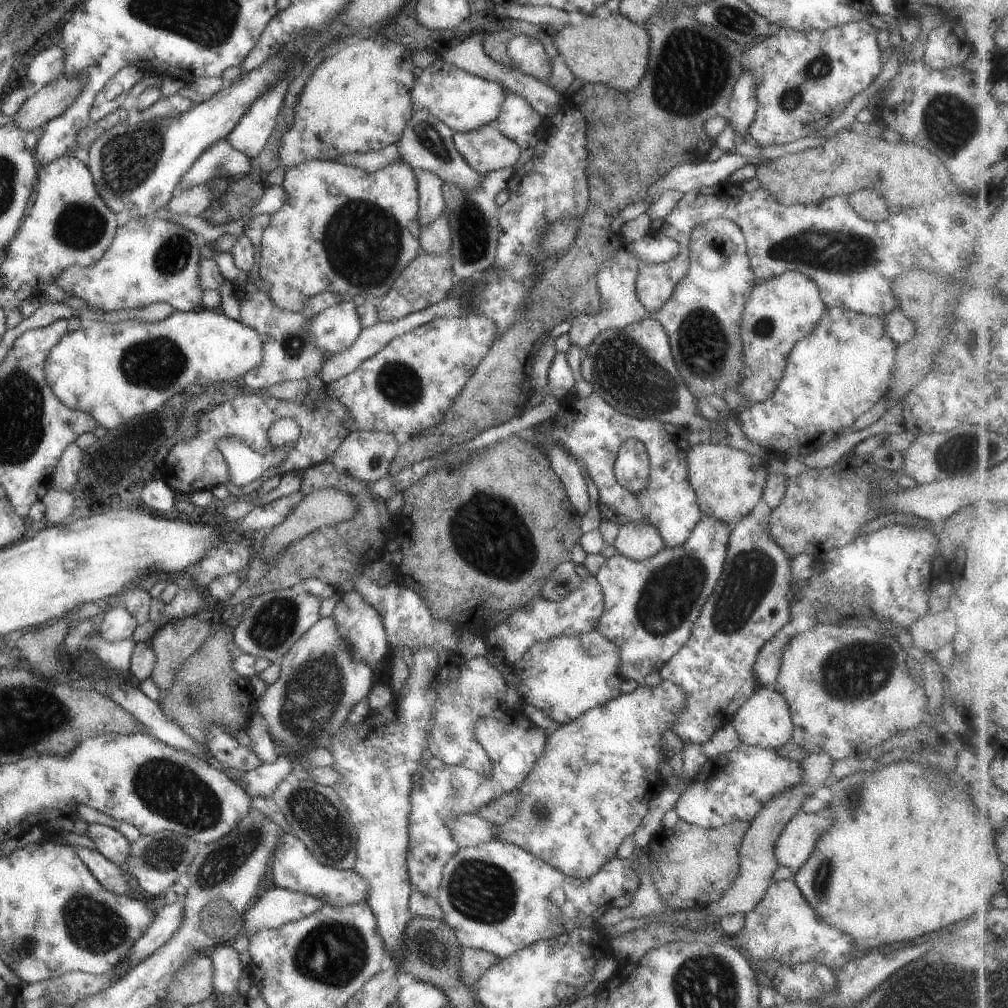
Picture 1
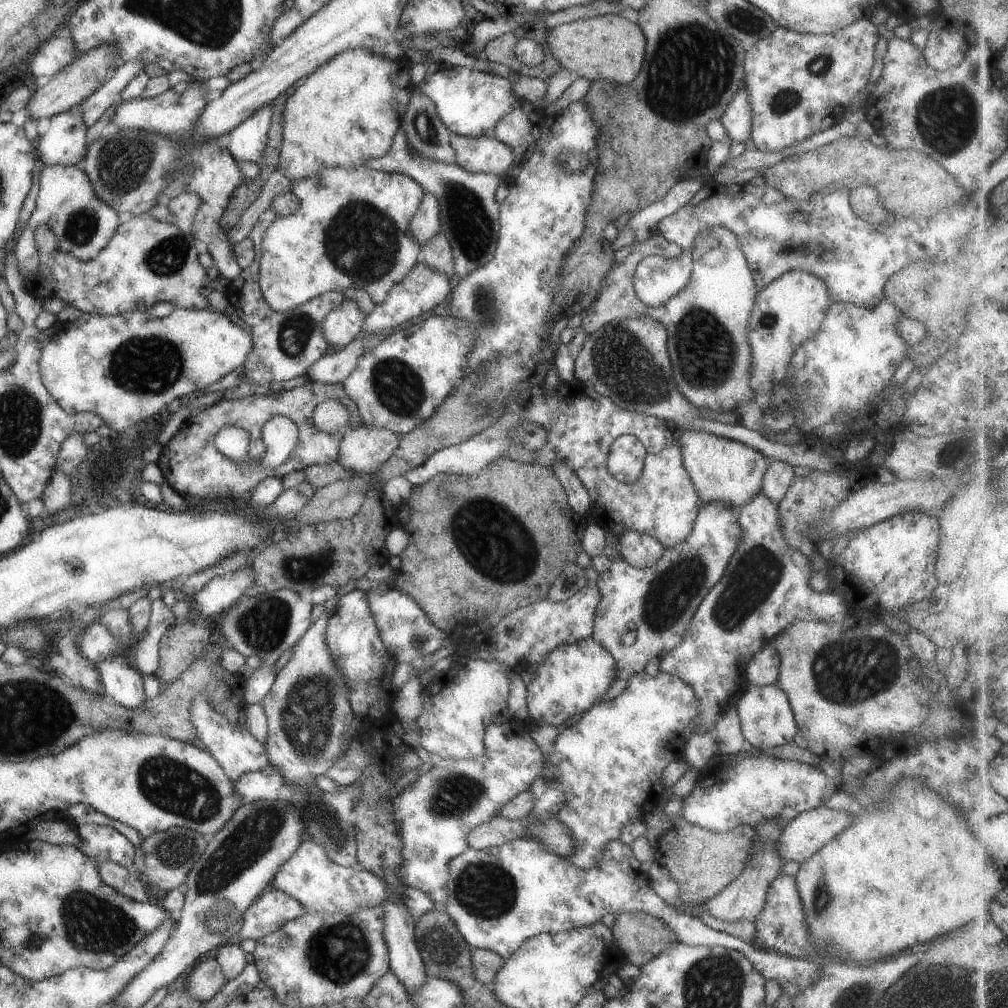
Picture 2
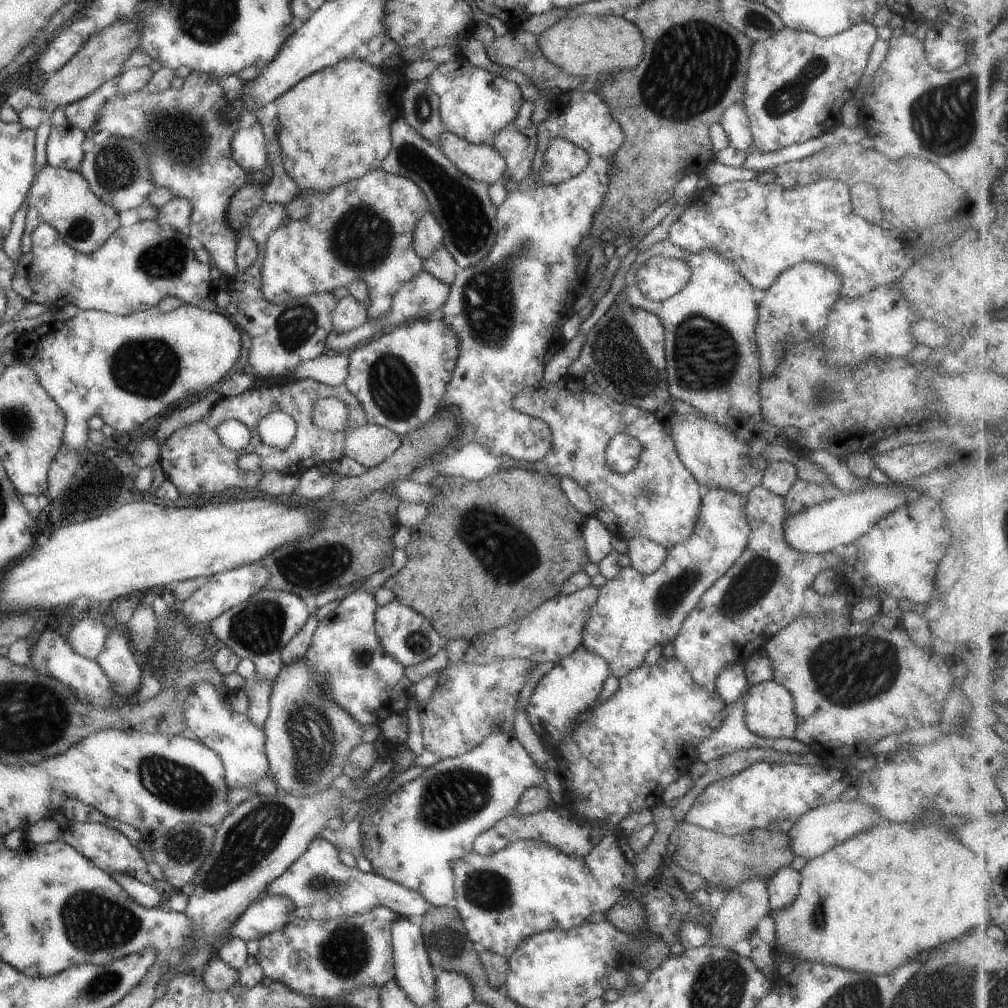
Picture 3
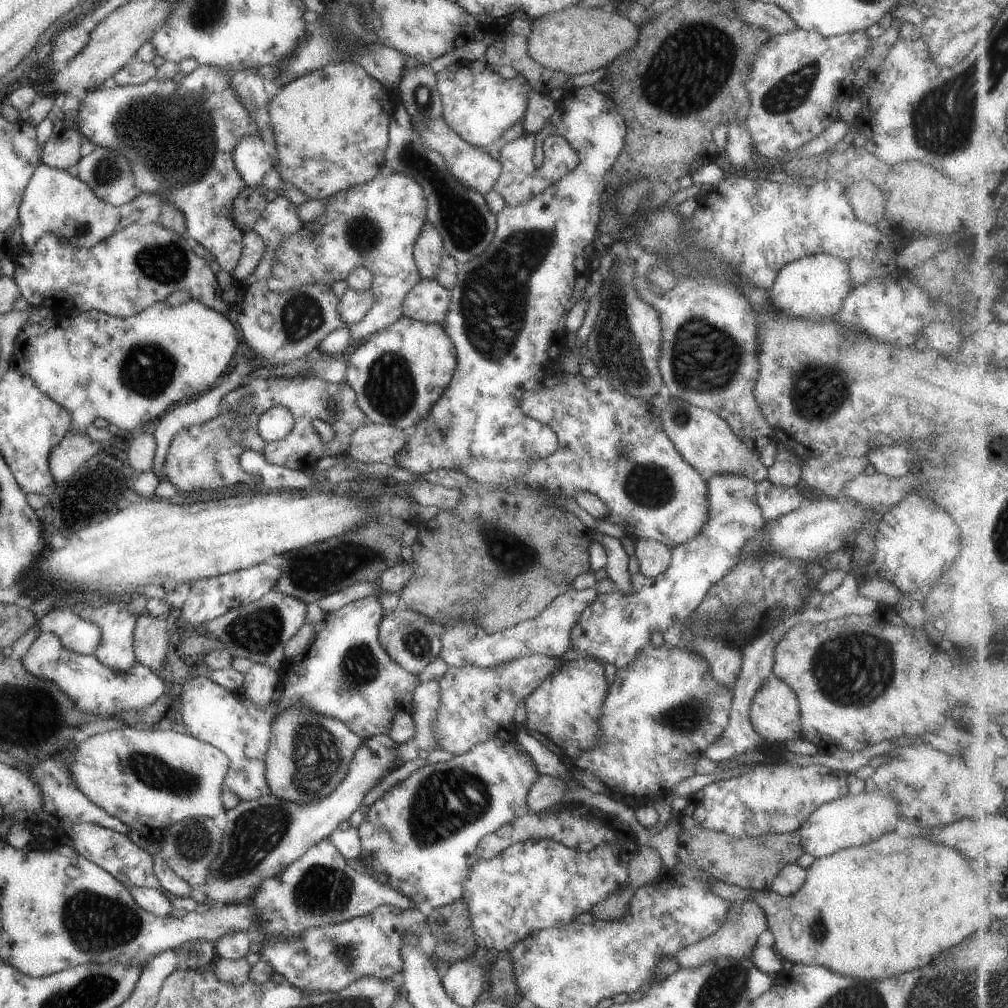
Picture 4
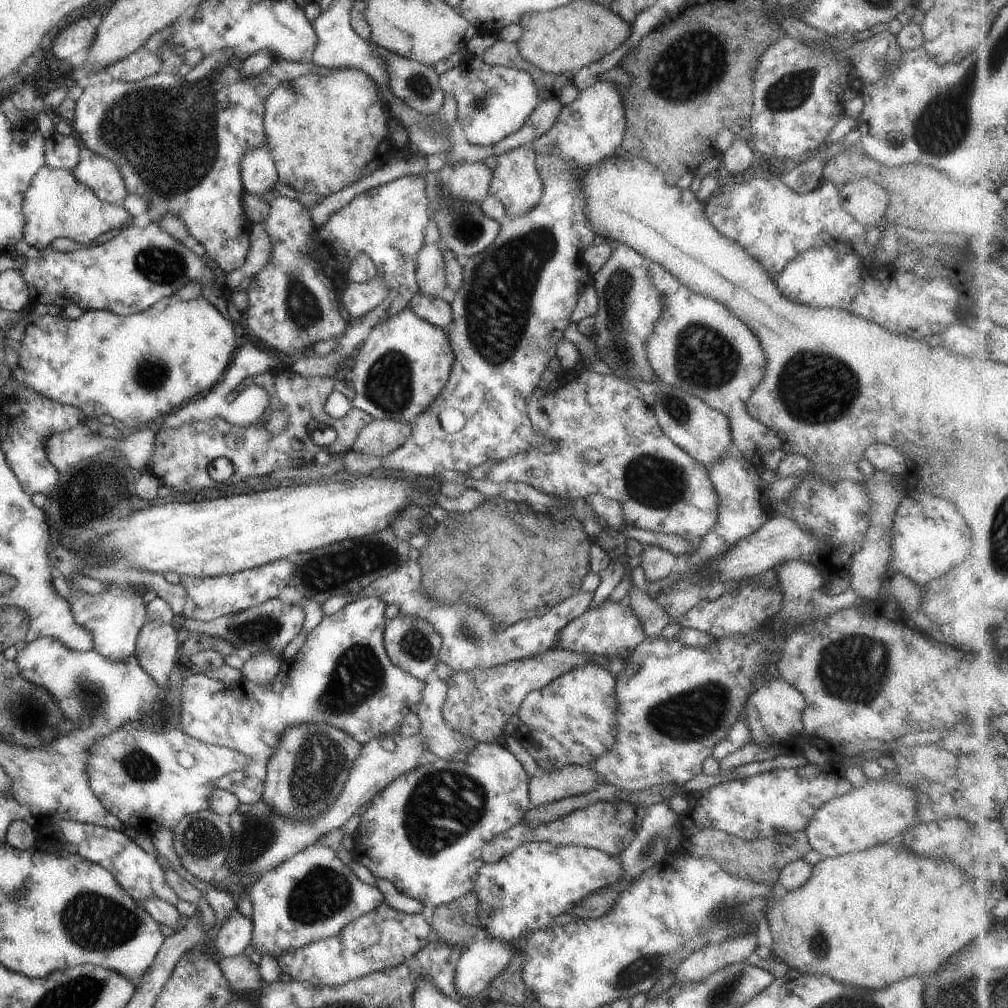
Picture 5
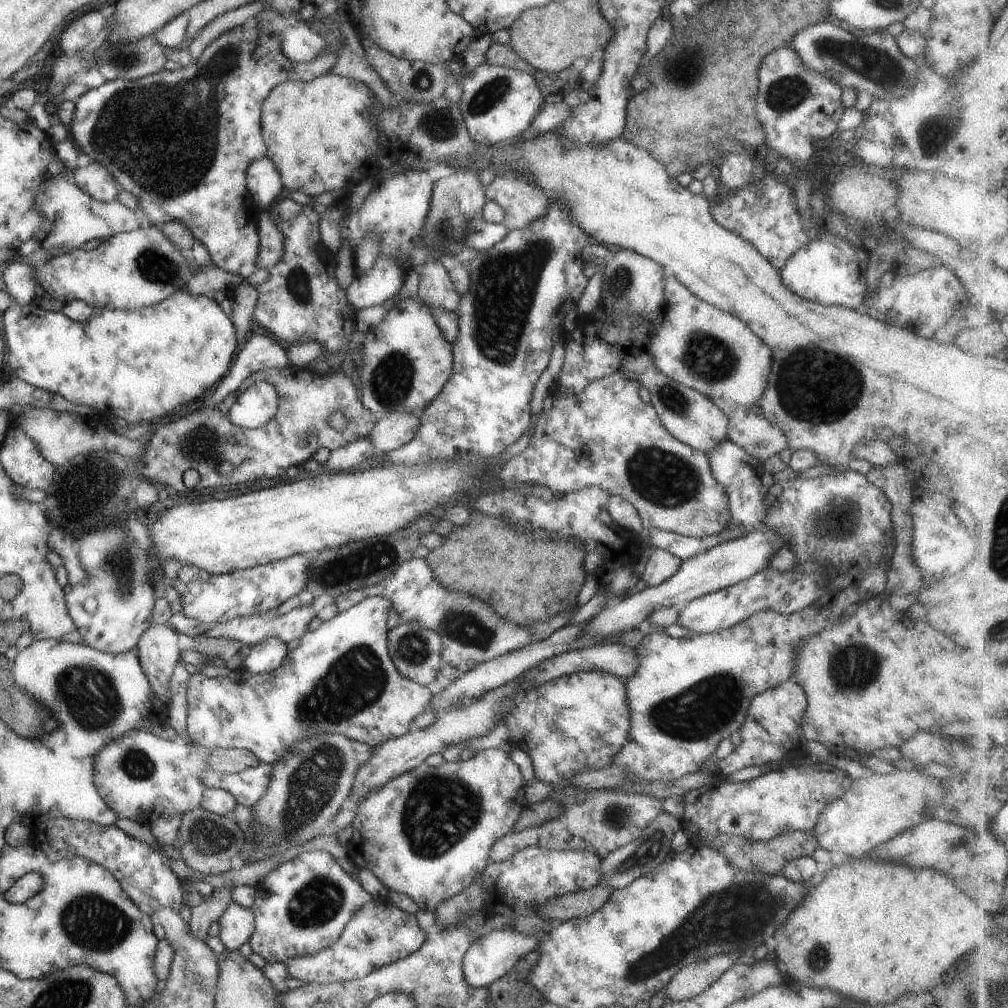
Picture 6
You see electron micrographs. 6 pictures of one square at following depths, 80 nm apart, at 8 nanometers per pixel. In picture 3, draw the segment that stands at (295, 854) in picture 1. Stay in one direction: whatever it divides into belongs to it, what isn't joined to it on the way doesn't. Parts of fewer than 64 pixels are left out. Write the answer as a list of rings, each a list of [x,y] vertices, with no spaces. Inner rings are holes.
[[[322,836],[315,837],[310,845],[277,878],[265,887],[265,894],[284,898],[290,903],[286,922],[294,918],[334,919],[366,913],[375,907],[387,907],[401,917],[423,915],[427,910],[425,901],[413,889],[405,888],[375,873],[364,873],[345,866],[338,859],[338,850]]]

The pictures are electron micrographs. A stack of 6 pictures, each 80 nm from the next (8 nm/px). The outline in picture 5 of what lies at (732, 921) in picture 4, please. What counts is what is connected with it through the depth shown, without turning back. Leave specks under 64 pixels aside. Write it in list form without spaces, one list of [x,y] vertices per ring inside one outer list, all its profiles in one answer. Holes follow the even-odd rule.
[[[742,934],[733,937],[732,939],[724,940],[718,945],[709,945],[693,951],[687,958],[684,958],[678,965],[674,972],[675,983],[693,983],[699,982],[704,978],[707,978],[715,971],[721,970],[724,966],[745,962],[749,960],[756,948],[756,934]]]

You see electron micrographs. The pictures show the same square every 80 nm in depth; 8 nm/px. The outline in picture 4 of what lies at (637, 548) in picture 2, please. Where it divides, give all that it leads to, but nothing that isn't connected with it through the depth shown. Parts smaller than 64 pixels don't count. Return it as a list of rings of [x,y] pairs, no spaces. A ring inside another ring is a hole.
[[[653,539],[634,540],[635,560],[639,565],[639,573],[646,577],[661,574],[670,563],[670,549]]]

